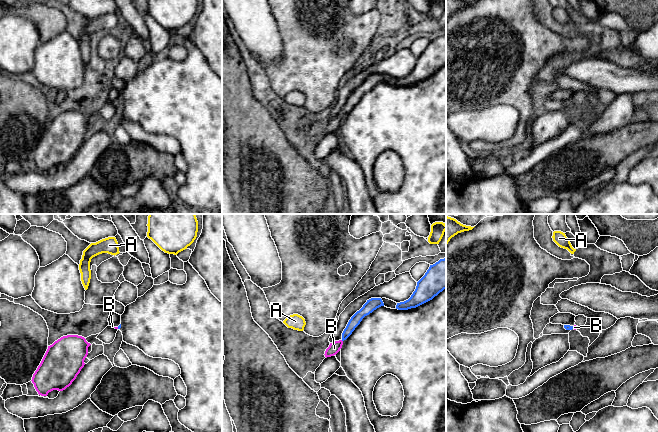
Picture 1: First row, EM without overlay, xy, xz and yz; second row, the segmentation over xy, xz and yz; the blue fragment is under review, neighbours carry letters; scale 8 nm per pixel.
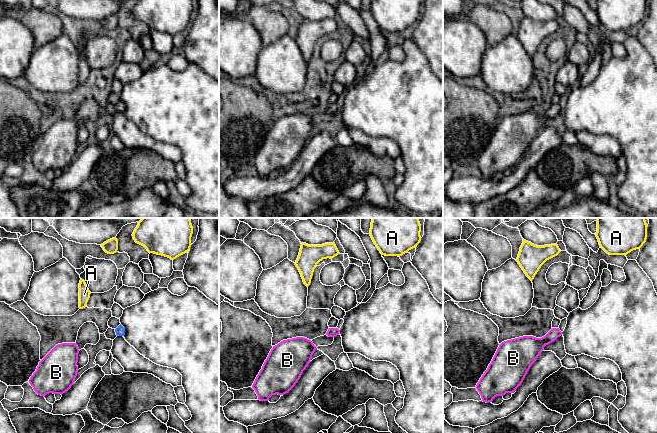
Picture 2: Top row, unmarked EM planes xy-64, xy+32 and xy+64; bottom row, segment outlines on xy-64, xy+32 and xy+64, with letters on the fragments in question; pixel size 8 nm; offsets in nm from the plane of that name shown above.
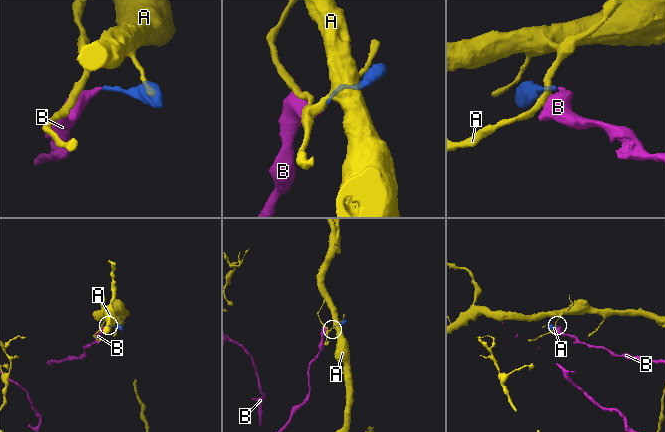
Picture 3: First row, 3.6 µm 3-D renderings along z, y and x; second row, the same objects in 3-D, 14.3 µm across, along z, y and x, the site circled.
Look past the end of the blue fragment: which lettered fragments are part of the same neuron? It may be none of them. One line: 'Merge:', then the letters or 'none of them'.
Merge: B

